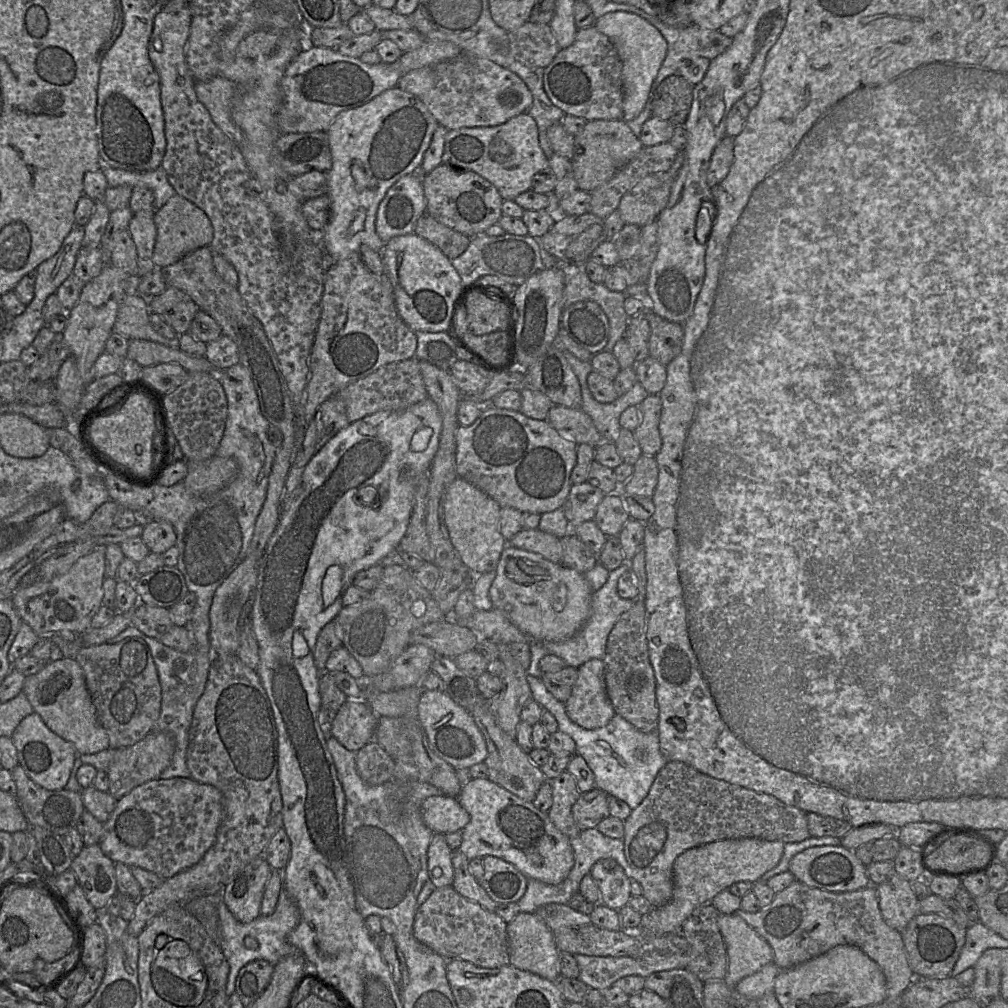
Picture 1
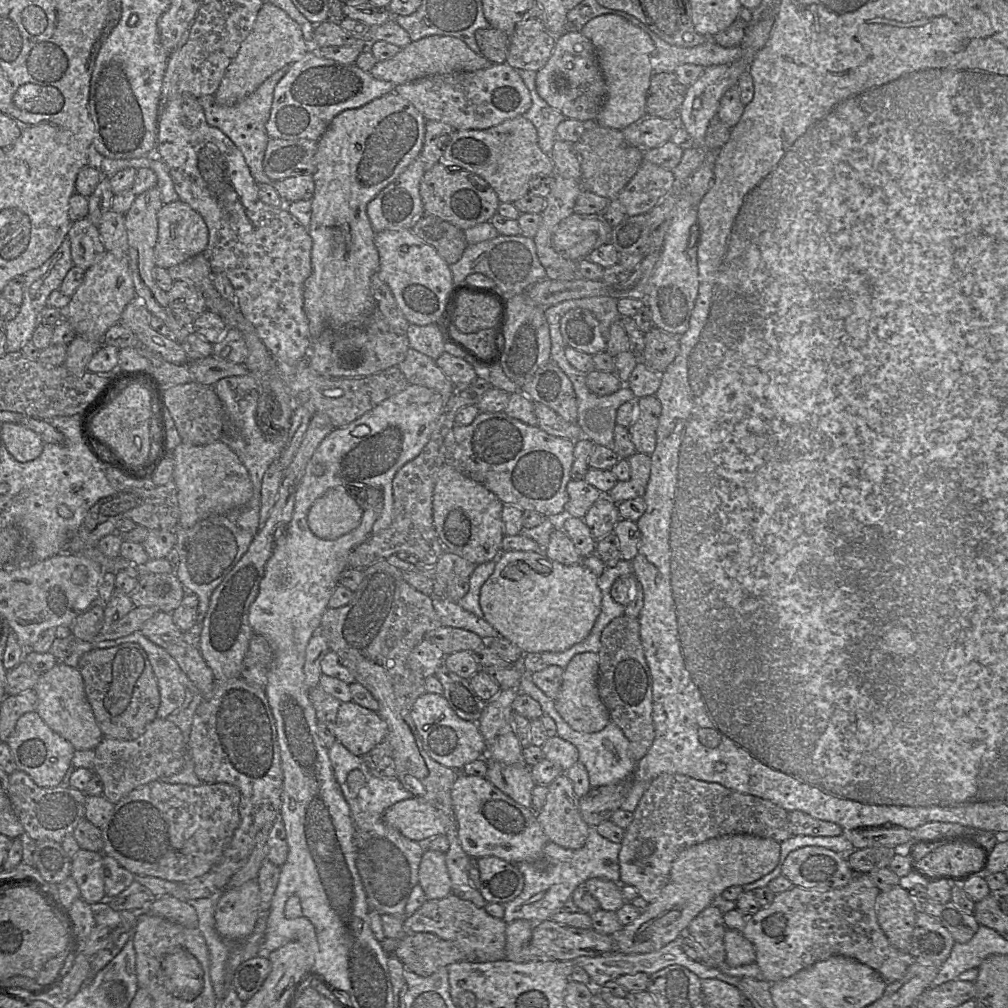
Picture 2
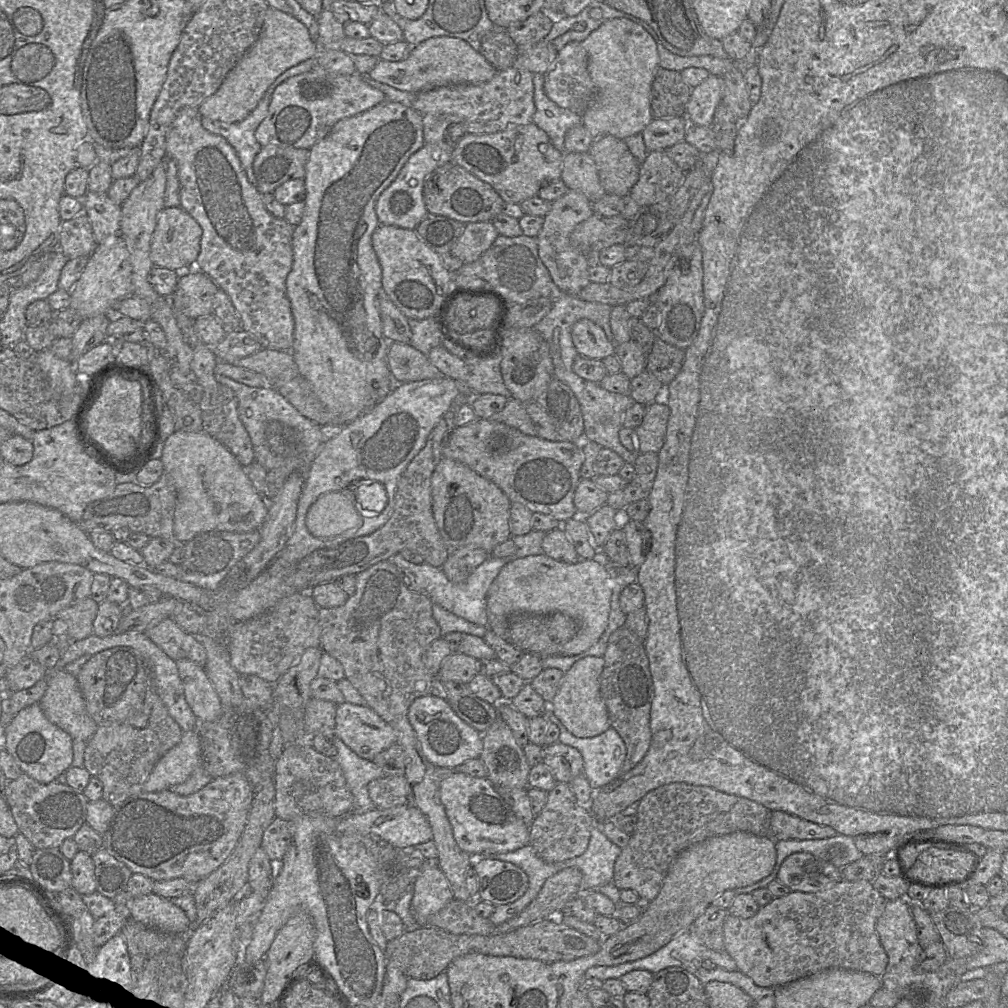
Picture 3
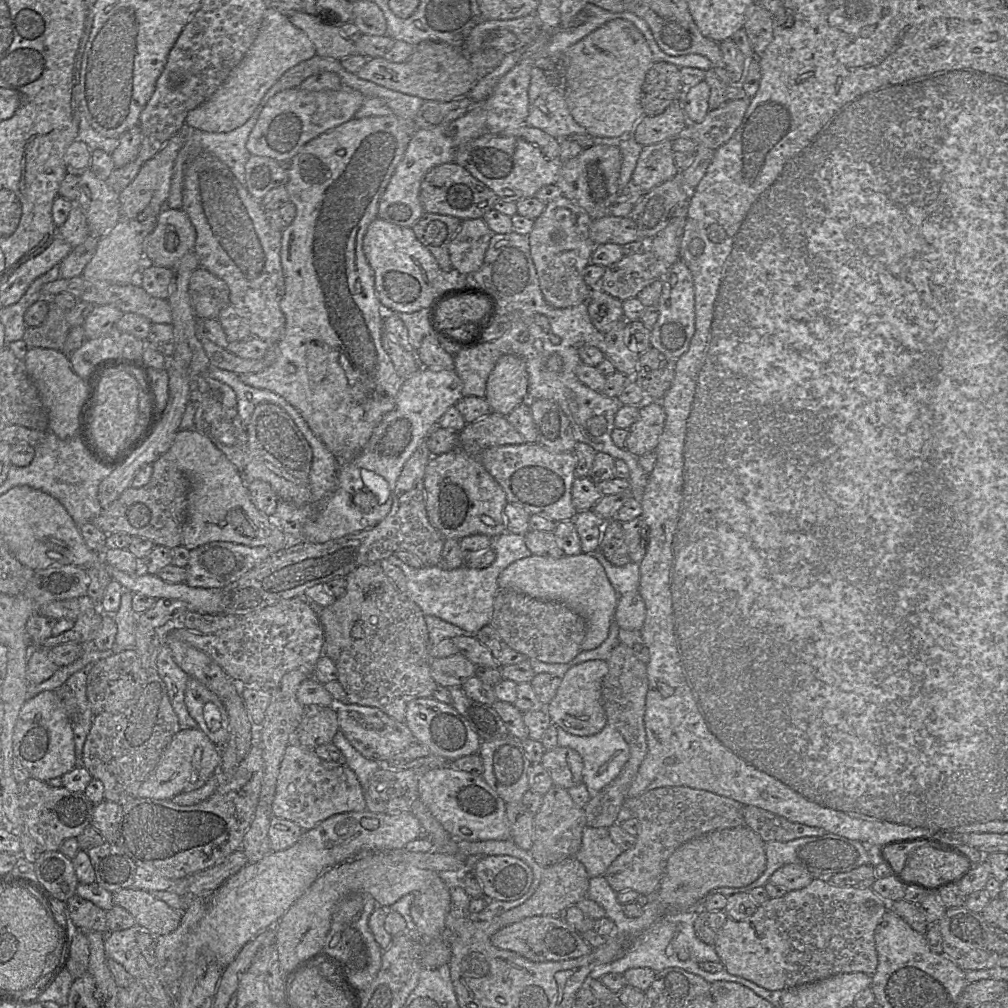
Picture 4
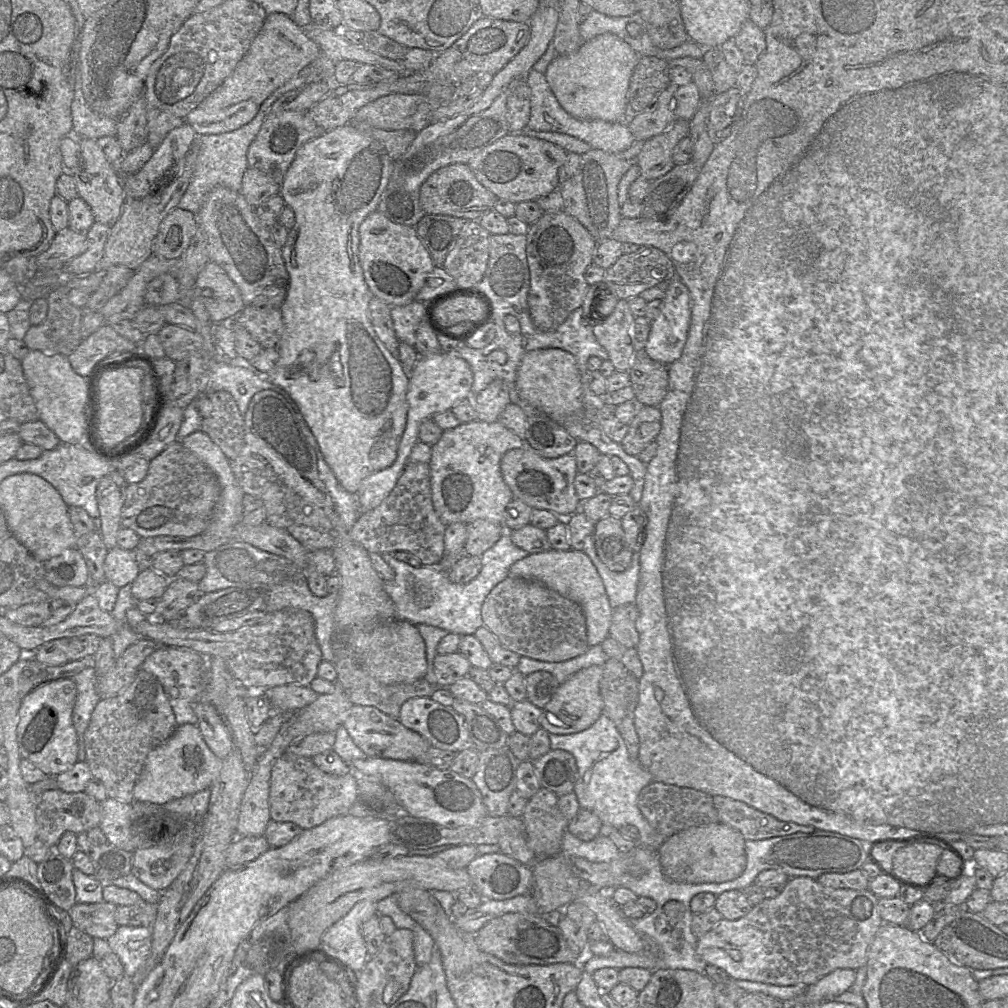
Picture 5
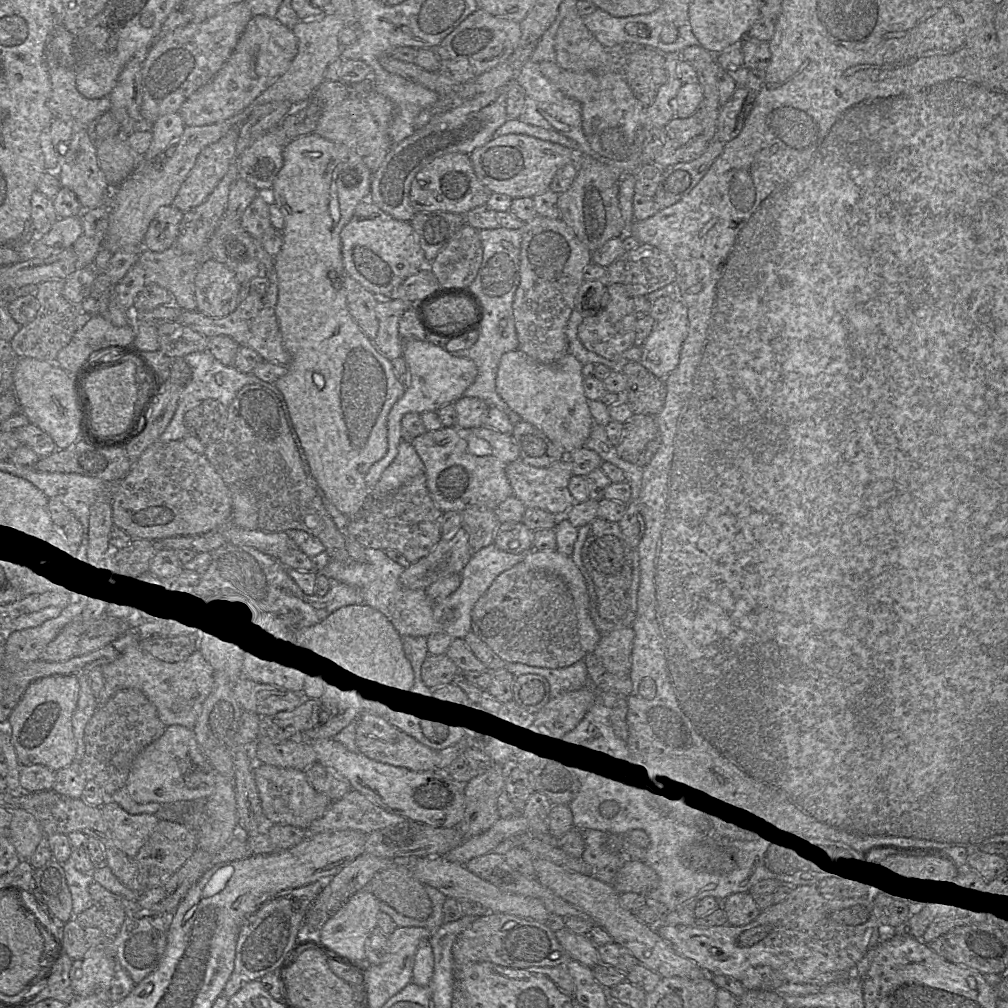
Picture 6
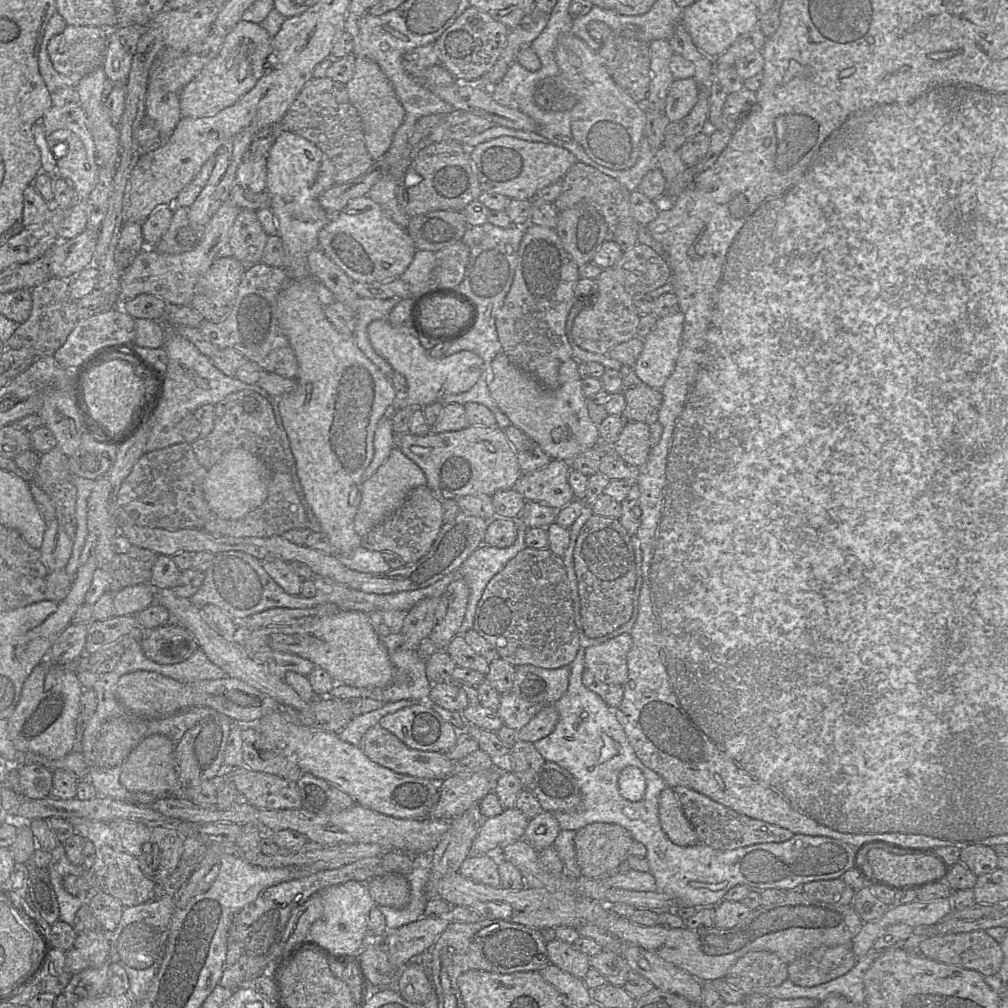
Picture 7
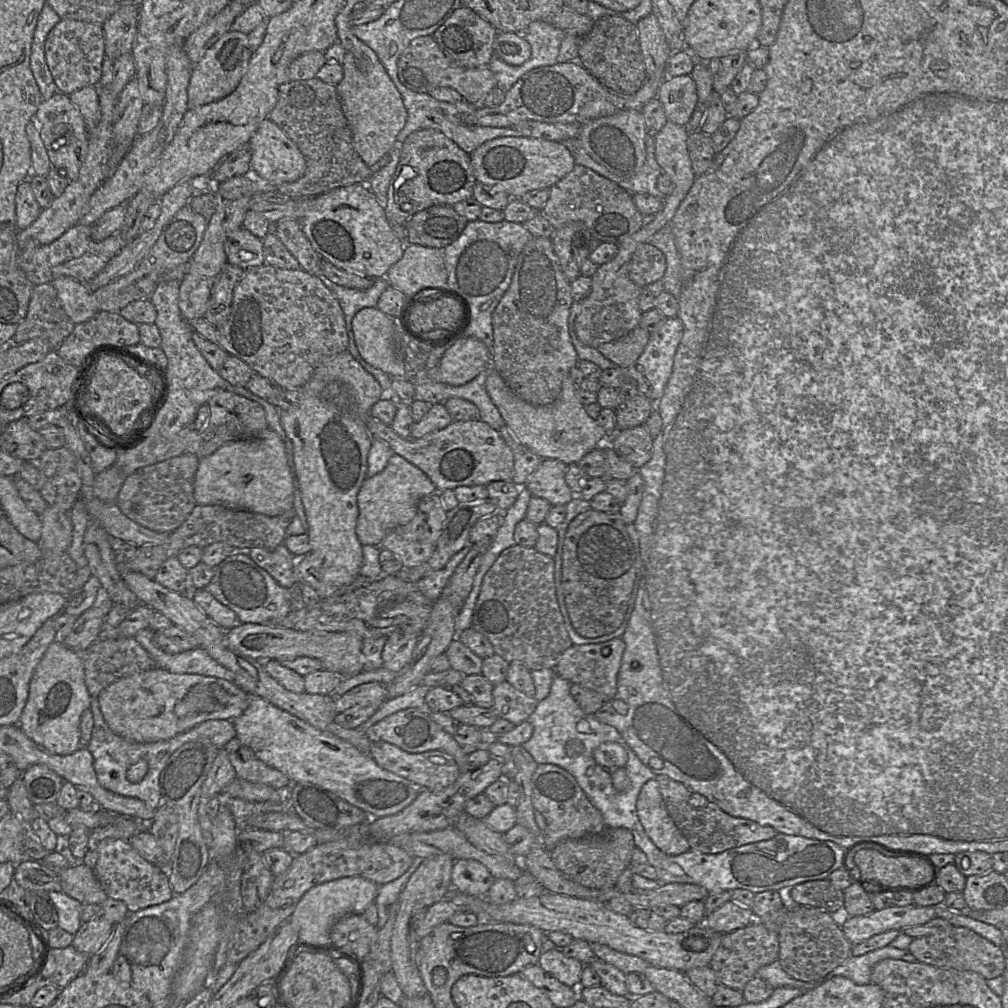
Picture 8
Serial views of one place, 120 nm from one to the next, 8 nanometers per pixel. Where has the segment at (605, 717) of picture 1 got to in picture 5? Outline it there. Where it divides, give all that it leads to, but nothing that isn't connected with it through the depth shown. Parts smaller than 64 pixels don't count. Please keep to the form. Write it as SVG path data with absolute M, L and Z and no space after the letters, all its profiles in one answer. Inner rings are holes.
M593 665L581 669L561 684L551 701L542 709L542 728L551 734L569 735L592 727L605 712L601 695L603 674L604 666Z

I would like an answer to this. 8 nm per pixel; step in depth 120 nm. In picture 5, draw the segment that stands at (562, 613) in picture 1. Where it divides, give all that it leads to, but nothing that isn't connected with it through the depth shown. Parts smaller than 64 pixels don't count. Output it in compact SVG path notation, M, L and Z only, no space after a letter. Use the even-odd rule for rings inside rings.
M548 550L530 554L510 567L509 576L531 579L542 583L563 597L579 604L587 619L590 647L601 646L610 637L614 609L610 605L604 583L595 565L583 551Z

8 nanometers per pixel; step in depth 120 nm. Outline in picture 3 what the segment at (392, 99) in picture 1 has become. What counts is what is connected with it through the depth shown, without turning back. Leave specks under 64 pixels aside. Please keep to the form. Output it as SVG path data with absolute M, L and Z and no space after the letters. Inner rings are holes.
M384 100L359 114L337 121L327 135L309 149L305 164L305 198L304 209L300 222L294 227L292 235L293 262L286 278L286 294L290 301L294 319L294 342L291 354L302 376L311 384L320 402L332 414L332 424L342 427L355 420L380 400L385 398L396 387L396 382L388 366L387 350L389 340L383 334L382 321L379 313L378 298L382 293L382 271L371 237L380 225L375 212L375 203L379 195L396 178L409 157L424 145L423 122L419 112L399 102Z

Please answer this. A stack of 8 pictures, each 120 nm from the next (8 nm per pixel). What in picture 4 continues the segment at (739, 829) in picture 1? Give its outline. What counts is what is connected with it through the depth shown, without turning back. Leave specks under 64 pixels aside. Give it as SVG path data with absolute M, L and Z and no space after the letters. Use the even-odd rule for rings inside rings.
M661 787L636 797L635 818L639 821L640 829L635 844L630 849L623 851L611 863L603 877L616 893L634 890L639 895L647 896L655 892L664 875L667 861L677 848L691 839L712 831L745 826L743 806L731 798L689 787Z

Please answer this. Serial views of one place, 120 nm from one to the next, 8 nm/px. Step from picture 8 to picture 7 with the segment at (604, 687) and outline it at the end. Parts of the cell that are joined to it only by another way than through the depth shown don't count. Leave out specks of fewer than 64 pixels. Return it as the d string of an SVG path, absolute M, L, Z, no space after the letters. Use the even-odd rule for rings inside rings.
M630 633L590 646L585 650L585 667L601 682L623 686L627 679L627 656L631 646Z

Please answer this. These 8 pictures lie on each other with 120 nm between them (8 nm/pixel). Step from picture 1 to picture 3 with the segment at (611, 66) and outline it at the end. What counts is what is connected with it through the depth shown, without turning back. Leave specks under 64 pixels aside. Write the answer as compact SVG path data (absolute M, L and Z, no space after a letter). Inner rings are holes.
M569 42L558 50L543 76L545 94L561 108L582 115L594 99L595 86L588 72L587 52L581 42Z

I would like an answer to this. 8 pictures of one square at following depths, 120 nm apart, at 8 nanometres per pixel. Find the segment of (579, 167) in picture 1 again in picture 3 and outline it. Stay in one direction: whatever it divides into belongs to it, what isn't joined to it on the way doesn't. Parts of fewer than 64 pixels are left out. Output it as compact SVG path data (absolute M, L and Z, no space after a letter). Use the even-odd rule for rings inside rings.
M611 135L598 137L591 144L588 154L596 164L606 194L622 198L629 195L639 178L640 164L625 141Z

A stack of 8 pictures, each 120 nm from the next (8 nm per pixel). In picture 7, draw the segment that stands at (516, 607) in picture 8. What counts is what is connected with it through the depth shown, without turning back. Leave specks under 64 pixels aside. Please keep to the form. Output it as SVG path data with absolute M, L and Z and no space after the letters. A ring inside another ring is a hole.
M548 548L521 550L488 582L477 604L473 630L513 667L529 664L557 669L570 665L580 644L563 558Z

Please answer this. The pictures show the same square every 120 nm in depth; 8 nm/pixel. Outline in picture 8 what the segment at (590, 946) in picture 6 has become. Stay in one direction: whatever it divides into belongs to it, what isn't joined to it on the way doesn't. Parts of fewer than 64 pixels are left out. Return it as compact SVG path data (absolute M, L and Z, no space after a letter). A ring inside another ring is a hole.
M554 948L541 953L538 964L562 984L572 988L580 986L584 965L576 959L564 956L561 949Z

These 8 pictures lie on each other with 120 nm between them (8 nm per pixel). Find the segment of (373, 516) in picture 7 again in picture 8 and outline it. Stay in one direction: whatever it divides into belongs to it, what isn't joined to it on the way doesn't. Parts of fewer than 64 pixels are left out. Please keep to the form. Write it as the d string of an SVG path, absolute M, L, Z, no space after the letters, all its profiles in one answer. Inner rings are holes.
M393 453L386 467L378 474L367 477L359 489L356 535L360 543L379 547L390 531L414 518L421 498L435 492L435 485L422 470Z

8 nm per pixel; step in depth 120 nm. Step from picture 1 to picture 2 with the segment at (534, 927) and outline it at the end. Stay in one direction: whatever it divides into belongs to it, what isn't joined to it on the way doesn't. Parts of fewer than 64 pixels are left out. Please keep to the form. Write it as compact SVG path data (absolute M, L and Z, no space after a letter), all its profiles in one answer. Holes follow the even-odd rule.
M517 919L506 924L505 930L505 954L506 959L514 962L526 962L530 960L546 959L531 955L529 942L532 935L533 923Z

